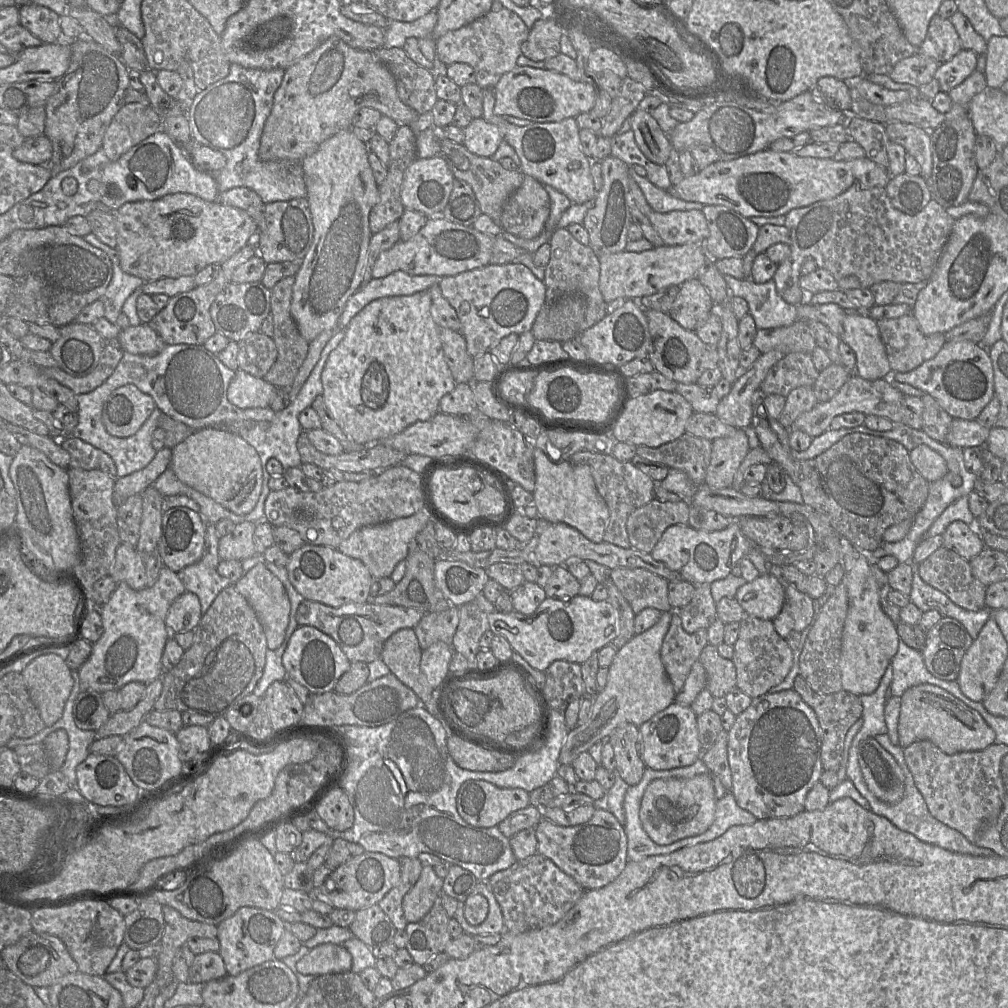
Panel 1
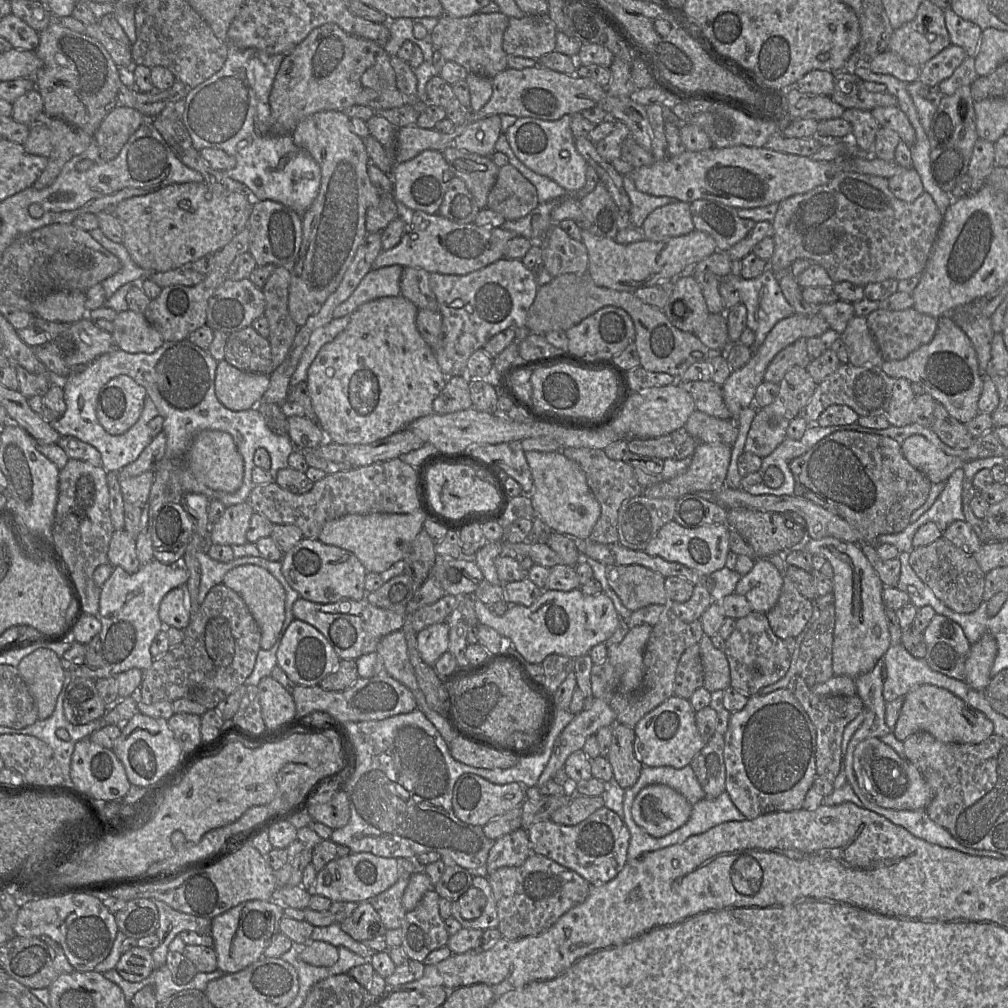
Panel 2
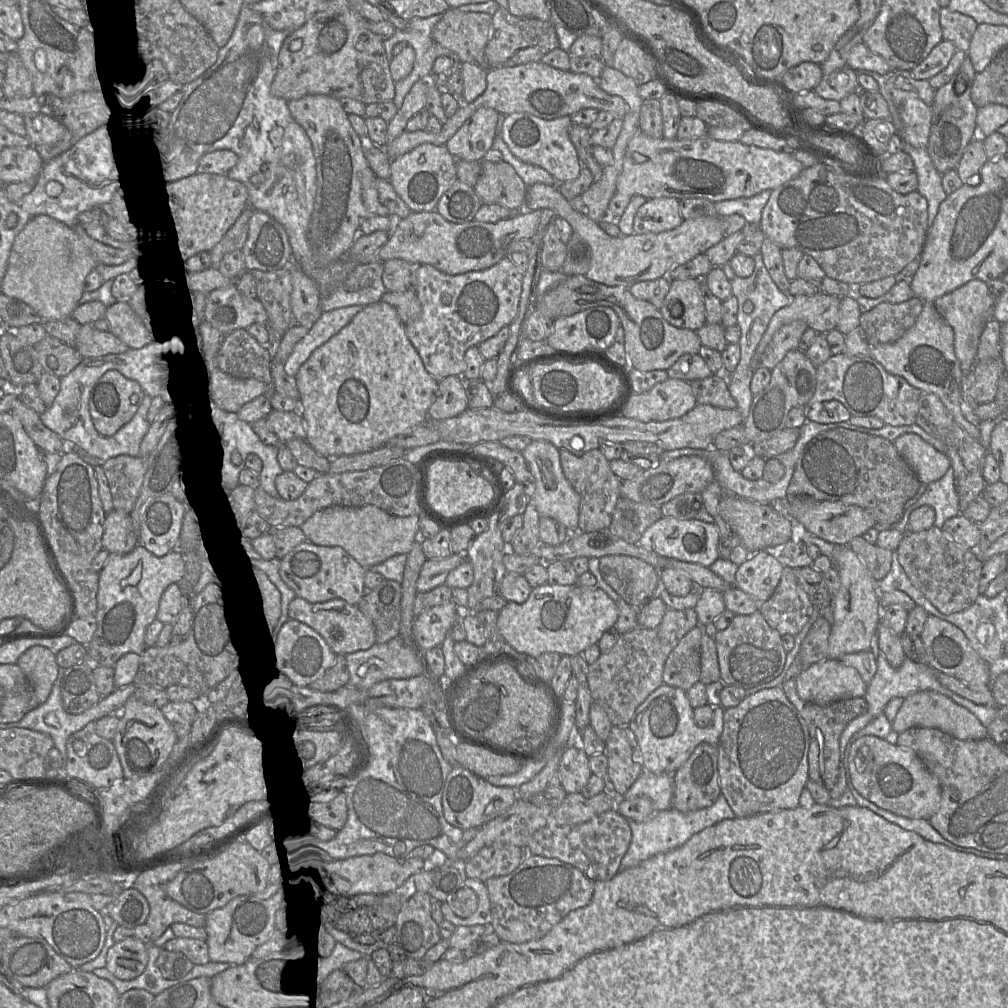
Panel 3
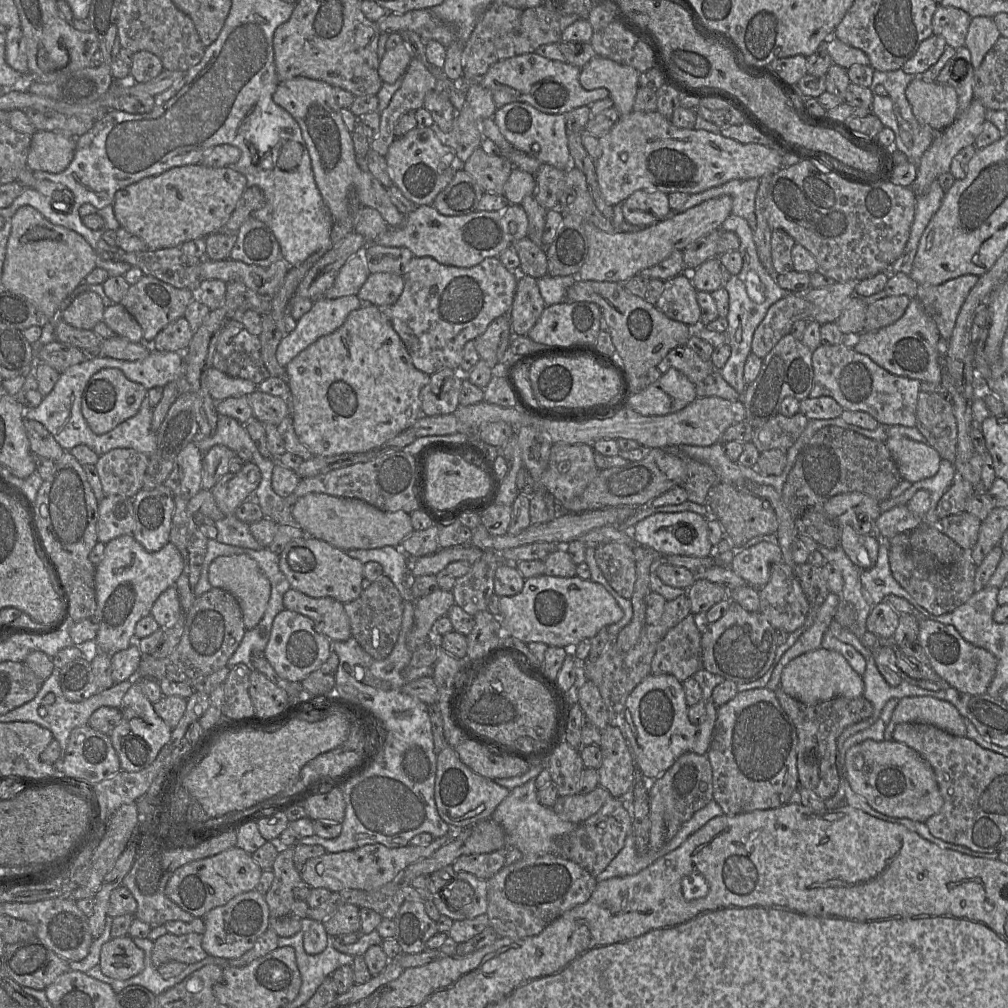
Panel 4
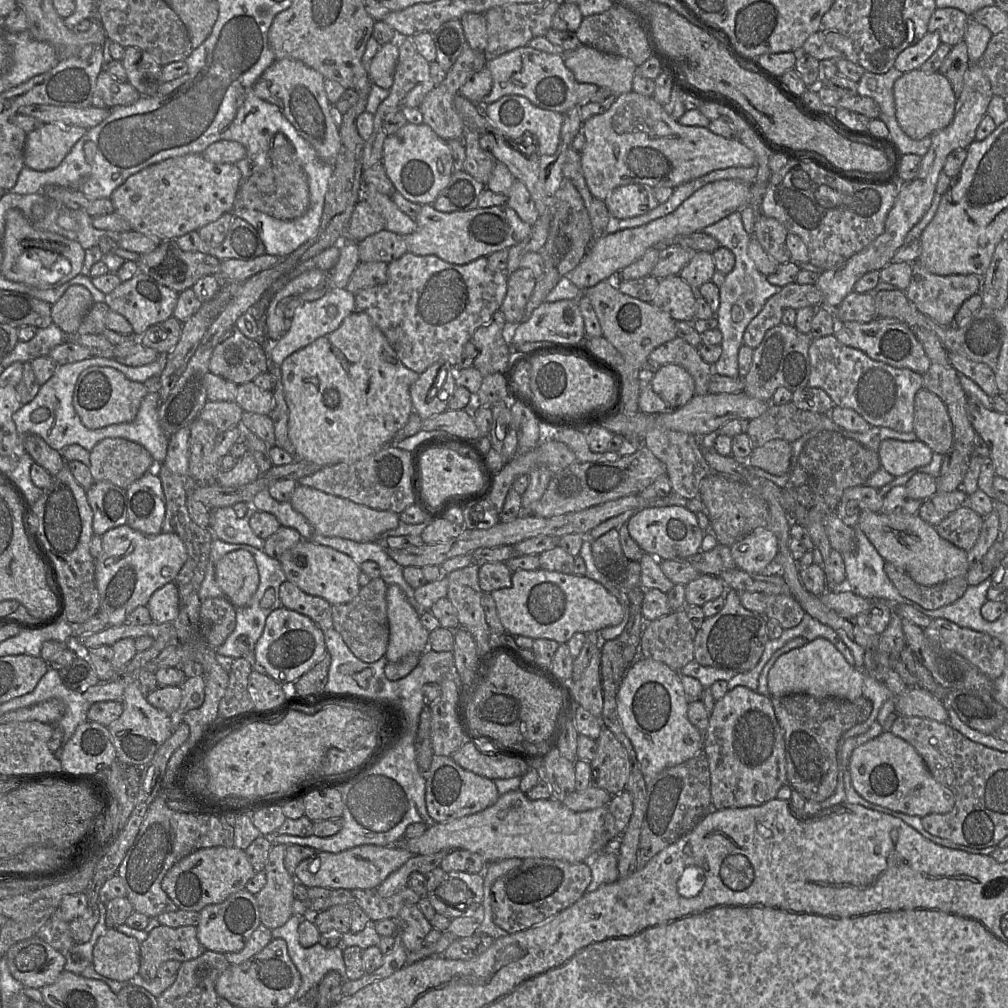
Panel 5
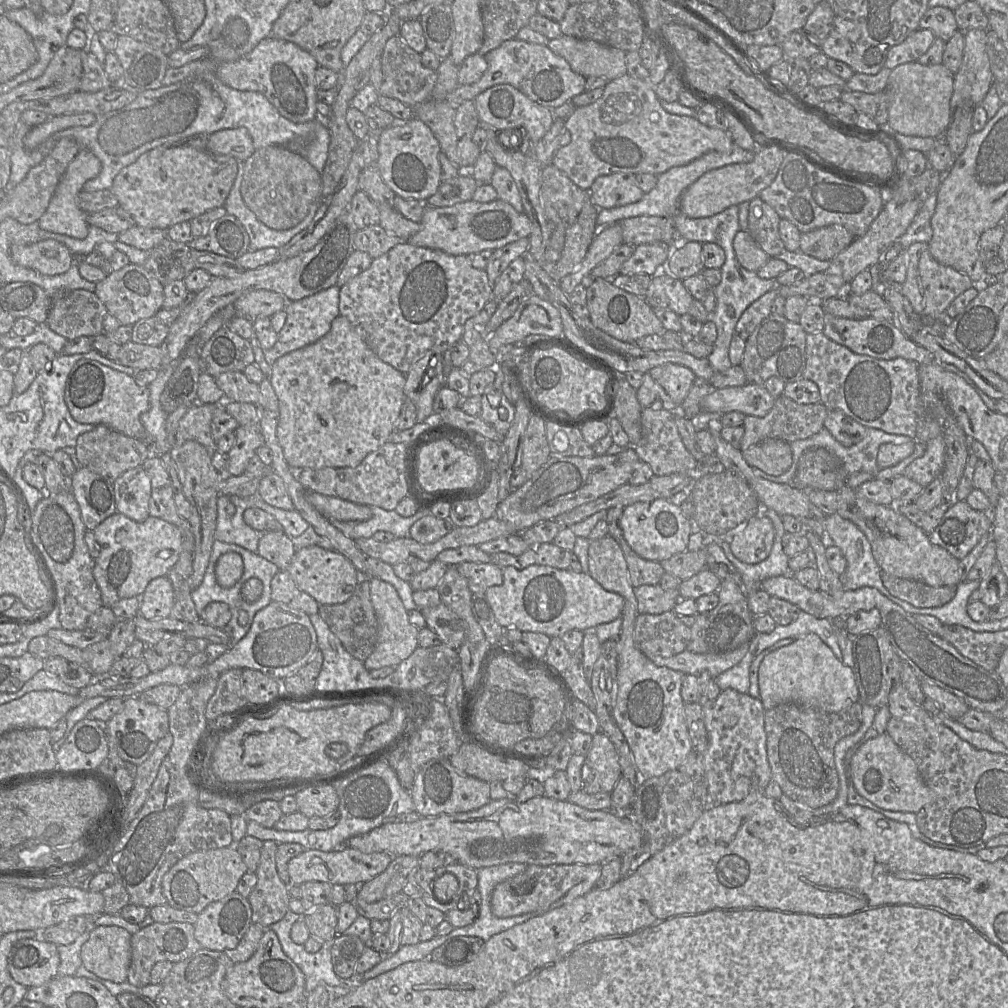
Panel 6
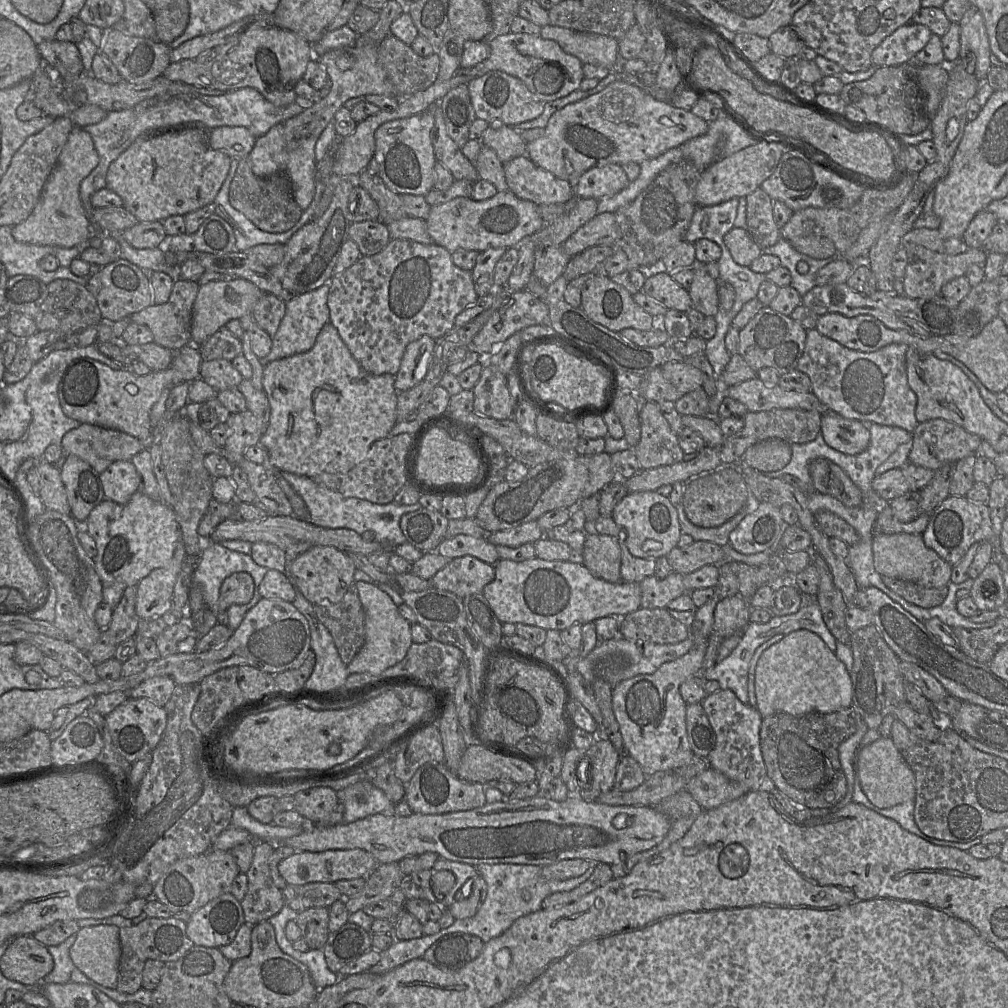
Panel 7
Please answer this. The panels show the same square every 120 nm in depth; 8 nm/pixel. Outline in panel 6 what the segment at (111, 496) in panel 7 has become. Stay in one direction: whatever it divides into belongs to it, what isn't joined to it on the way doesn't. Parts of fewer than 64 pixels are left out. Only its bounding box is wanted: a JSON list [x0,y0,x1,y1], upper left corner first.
[114,466,151,522]

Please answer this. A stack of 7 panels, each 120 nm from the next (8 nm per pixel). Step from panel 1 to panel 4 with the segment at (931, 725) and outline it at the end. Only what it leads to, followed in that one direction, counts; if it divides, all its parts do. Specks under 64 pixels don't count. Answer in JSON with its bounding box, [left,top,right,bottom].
[891,696,966,736]

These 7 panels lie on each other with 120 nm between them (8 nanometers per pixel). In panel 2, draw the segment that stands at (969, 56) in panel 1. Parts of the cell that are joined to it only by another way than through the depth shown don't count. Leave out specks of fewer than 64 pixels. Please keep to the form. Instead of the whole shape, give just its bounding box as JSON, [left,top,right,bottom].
[918,44,967,87]

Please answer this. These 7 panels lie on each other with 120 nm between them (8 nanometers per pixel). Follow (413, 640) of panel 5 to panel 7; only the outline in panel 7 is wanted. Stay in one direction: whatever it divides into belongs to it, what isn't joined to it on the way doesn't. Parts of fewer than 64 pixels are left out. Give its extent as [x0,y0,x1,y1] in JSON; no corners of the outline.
[347,581,413,677]

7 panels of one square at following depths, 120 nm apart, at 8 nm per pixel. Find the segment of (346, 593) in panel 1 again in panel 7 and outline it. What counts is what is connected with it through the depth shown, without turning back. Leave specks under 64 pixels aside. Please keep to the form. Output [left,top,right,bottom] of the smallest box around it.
[290,546,356,605]

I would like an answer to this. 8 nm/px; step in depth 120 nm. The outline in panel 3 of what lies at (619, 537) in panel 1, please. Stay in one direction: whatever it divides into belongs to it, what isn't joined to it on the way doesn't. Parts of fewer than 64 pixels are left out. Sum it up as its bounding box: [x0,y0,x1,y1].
[559,449,622,532]

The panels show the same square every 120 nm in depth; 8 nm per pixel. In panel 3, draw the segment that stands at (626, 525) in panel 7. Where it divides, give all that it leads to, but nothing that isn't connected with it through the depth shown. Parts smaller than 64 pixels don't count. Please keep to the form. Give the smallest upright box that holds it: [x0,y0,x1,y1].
[638,516,719,567]

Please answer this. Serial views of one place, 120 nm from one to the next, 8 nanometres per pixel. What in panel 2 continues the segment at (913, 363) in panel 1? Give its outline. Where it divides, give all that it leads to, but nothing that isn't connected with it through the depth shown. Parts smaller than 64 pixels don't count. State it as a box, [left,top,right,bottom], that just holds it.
[866,307,938,360]

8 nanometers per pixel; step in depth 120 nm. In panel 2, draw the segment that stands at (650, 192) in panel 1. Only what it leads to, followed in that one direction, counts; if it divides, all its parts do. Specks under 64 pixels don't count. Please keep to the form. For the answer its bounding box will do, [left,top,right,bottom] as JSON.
[623,175,679,228]

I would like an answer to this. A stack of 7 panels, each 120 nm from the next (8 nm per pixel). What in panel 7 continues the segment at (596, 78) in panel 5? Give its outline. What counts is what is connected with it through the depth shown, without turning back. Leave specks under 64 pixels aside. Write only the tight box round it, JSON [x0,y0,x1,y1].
[540,24,620,72]

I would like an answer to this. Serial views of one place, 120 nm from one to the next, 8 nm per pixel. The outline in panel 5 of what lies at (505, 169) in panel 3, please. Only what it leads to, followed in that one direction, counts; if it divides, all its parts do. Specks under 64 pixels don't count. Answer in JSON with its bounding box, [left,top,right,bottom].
[463,127,497,186]

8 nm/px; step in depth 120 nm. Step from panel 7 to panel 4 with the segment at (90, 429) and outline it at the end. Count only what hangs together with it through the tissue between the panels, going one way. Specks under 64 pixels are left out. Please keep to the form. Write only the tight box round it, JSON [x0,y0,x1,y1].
[95,448,149,498]

